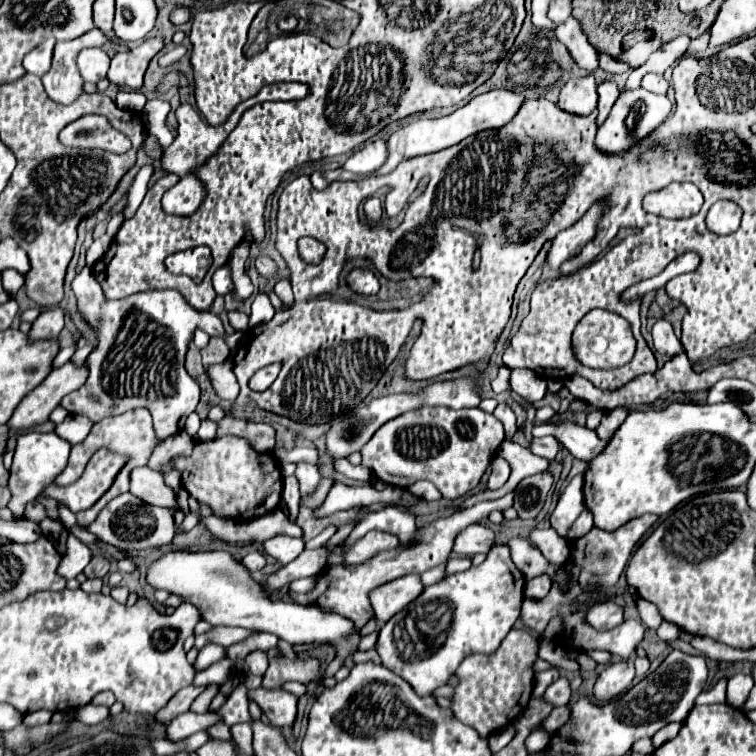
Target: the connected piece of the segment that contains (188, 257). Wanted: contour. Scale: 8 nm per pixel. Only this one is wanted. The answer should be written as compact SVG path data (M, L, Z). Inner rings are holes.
M197 246L169 255L169 271L175 275L186 274L197 284L203 282L211 264L213 256L207 246Z

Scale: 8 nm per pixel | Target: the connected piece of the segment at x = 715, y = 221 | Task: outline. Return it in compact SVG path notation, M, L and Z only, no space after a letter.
M719 200L707 214L707 228L715 234L731 234L739 228L743 210L733 200Z

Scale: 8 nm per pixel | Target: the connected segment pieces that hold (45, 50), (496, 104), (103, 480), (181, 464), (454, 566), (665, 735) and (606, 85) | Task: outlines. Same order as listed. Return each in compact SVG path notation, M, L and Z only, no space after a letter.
M47 38L45 42L41 42L35 50L31 50L25 58L23 58L23 66L29 74L37 74L41 76L43 72L47 72L47 68L51 66L51 52L53 52L55 40Z
M491 90L487 94L475 96L469 104L457 108L455 112L451 112L447 116L421 118L419 122L411 122L411 124L399 128L397 132L393 132L389 136L389 140L387 140L389 142L389 160L375 172L375 175L391 174L397 168L397 164L403 162L403 160L409 160L409 158L415 158L415 156L423 156L423 154L429 154L429 152L439 152L439 150L449 148L455 142L461 142L467 136L477 134L481 130L501 128L517 114L521 104L523 104L523 96L521 94L515 94L515 92L509 92L509 90Z
M101 448L99 452L93 454L83 476L75 484L65 486L65 488L49 484L43 490L43 494L57 502L67 504L73 512L87 510L109 490L117 472L123 468L125 462L127 462L125 456L115 454L107 448Z
M227 434L213 440L195 440L191 456L175 456L171 466L181 472L189 496L223 520L255 520L277 510L281 502L283 476L279 462L275 460L273 468L273 456L269 452L257 452L241 436Z
M457 556L457 558L449 558L449 560L447 560L445 572L447 572L447 574L453 574L453 572L461 572L461 570L467 570L469 566L471 566L471 558L465 558L465 556Z
M667 724L665 728L661 728L661 730L651 738L653 744L655 744L655 748L663 746L663 742L667 742L667 740L673 740L673 738L677 736L679 728L681 728L681 724Z
M603 82L603 84L599 84L597 92L599 92L599 106L597 106L599 114L597 114L597 126L601 126L603 120L607 120L611 108L613 108L613 104L615 104L615 100L619 98L619 88L617 88L615 82Z

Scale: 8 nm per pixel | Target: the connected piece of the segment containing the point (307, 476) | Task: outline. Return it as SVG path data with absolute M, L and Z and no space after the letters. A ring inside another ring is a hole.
M299 462L299 464L297 464L297 470L295 470L295 476L299 478L301 498L311 496L311 494L317 490L317 486L321 484L319 468L313 466L313 464L303 464L303 462Z

